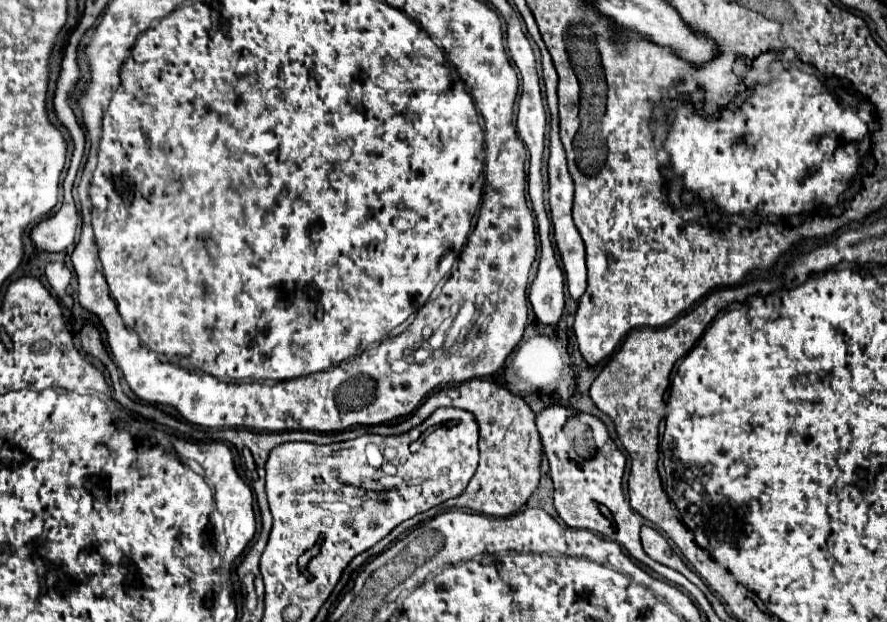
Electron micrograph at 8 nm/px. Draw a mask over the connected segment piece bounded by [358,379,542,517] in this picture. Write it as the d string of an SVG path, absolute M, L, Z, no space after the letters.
M472 379L462 385L444 387L430 395L414 415L396 423L396 425L378 425L378 427L358 427L358 435L378 433L378 435L400 435L420 425L426 417L430 417L438 407L460 407L464 411L474 413L480 425L480 465L472 477L472 485L466 491L450 501L454 507L468 507L478 513L506 517L518 511L528 497L536 491L540 483L540 463L542 463L542 443L534 425L534 411L520 397L508 391L504 385L484 379Z

